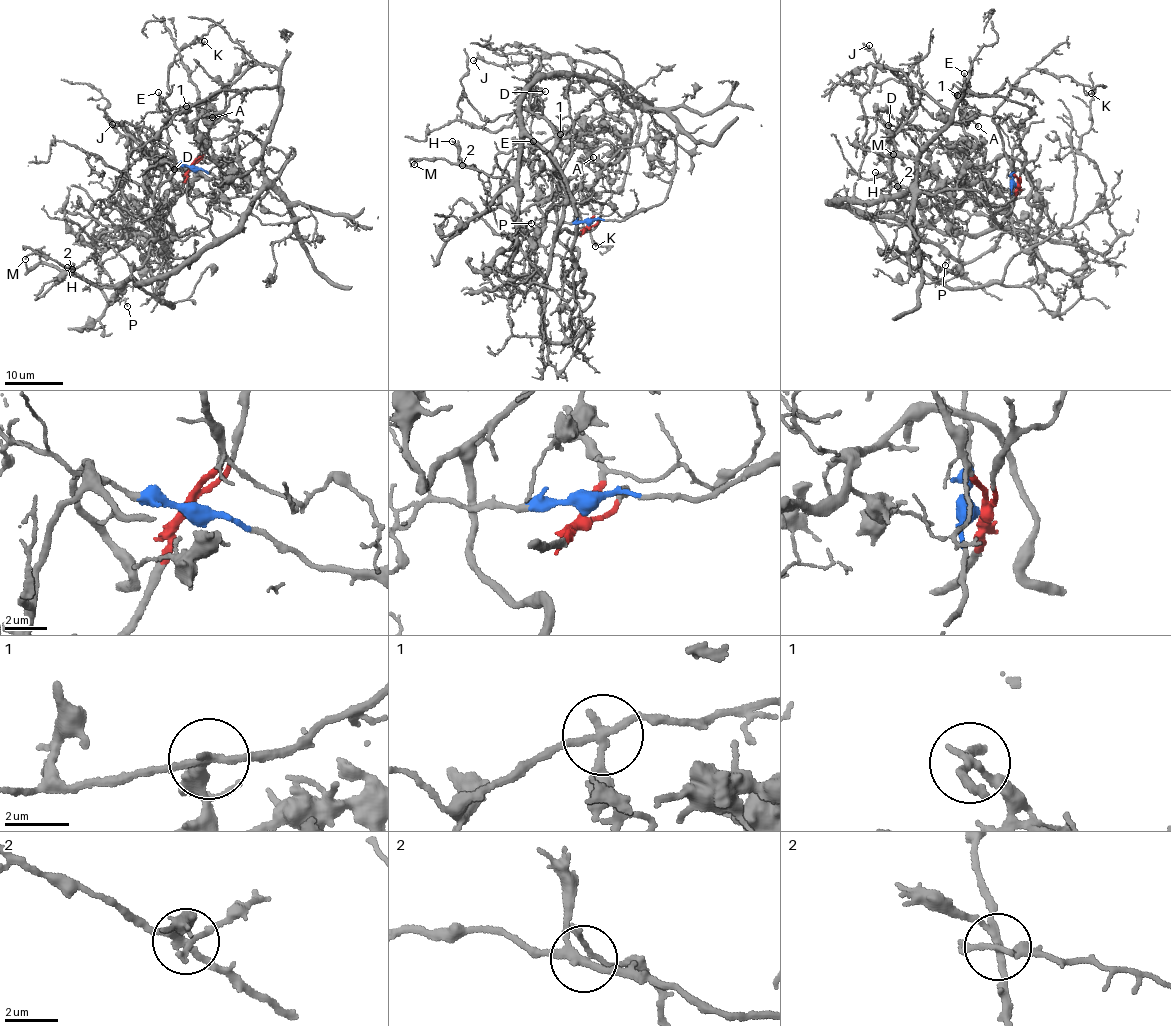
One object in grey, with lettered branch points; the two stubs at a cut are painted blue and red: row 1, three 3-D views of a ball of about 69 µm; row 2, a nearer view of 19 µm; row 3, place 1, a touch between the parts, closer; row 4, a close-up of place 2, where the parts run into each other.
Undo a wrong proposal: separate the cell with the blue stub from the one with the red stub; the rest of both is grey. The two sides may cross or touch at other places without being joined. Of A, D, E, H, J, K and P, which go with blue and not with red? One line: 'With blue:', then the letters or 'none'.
With blue: E, H, P

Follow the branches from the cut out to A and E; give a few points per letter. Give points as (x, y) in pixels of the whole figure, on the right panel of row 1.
A: (1016, 185), (992, 225), (1074, 243), (1075, 272), (1012, 225), (996, 158), (958, 180), (978, 126)
E: (1015, 185), (1002, 226), (975, 190), (918, 187), (918, 151), (964, 90), (986, 95), (958, 100), (963, 73)

